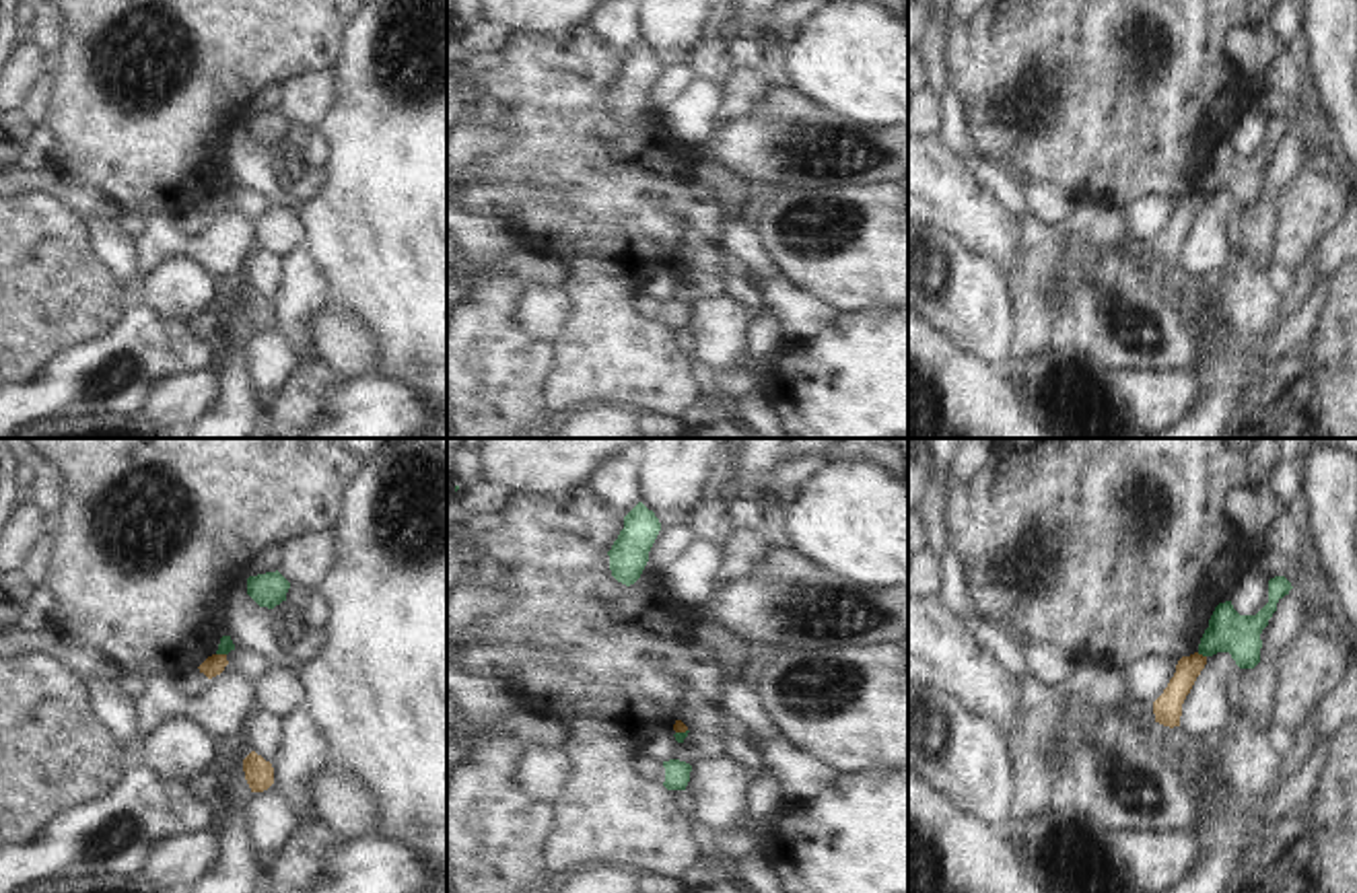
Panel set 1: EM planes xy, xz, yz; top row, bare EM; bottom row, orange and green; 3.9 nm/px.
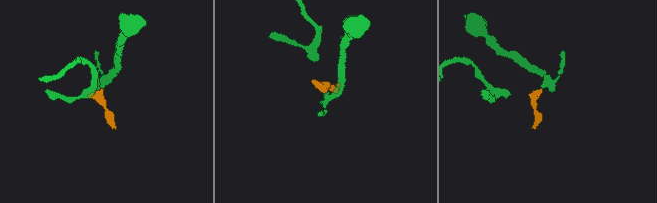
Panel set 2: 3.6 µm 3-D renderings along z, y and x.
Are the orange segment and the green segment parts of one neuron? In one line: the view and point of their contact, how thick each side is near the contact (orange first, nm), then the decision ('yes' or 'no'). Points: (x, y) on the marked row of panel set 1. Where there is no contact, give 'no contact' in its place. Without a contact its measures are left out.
yz (1201, 655) | 110/160 nm | no

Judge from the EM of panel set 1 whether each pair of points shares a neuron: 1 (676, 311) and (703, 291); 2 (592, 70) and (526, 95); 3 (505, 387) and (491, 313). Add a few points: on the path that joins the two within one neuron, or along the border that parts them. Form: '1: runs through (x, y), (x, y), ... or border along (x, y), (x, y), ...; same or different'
1: border along (674, 297), (690, 305); different
2: runs through (575, 70), (554, 87), (542, 87); same
3: runs through (491, 369), (491, 332); same

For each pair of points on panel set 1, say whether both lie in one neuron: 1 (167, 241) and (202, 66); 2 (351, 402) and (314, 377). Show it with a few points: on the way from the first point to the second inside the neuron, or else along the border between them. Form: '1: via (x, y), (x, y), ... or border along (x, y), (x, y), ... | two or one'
1: border along (145, 217), (163, 212), (174, 219) | two
2: border along (340, 379), (326, 400), (324, 416) | two

